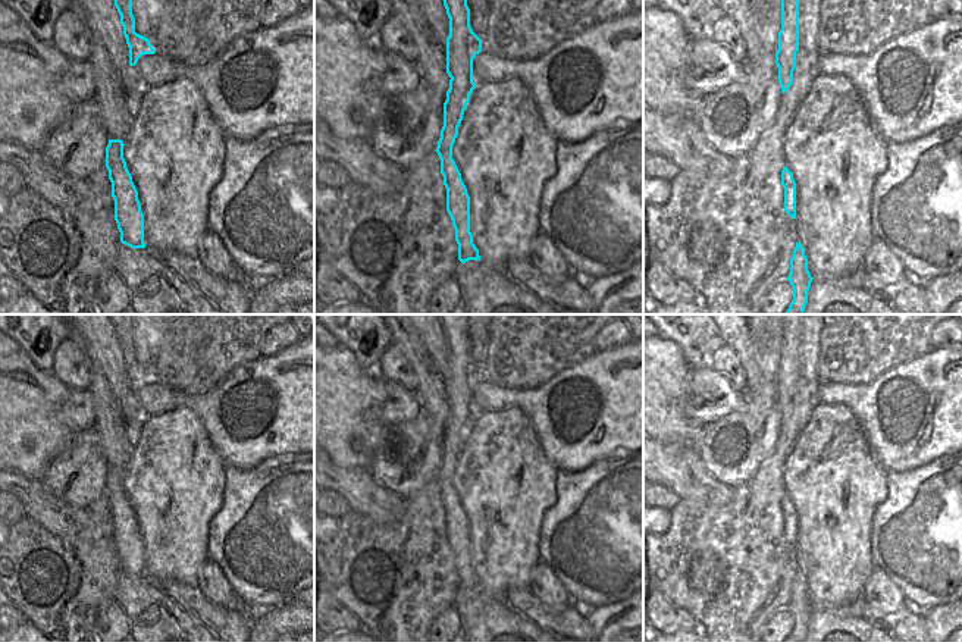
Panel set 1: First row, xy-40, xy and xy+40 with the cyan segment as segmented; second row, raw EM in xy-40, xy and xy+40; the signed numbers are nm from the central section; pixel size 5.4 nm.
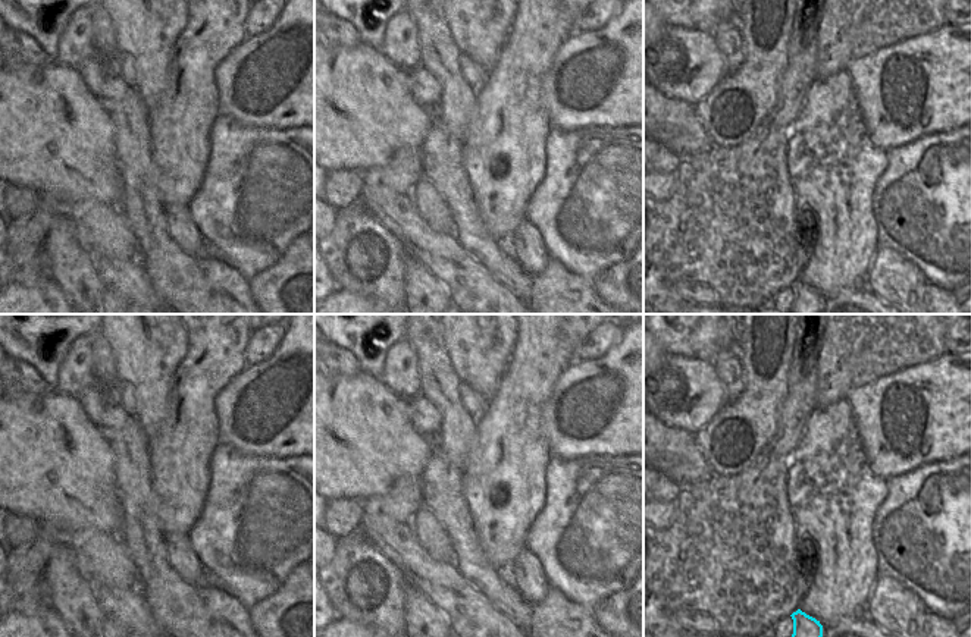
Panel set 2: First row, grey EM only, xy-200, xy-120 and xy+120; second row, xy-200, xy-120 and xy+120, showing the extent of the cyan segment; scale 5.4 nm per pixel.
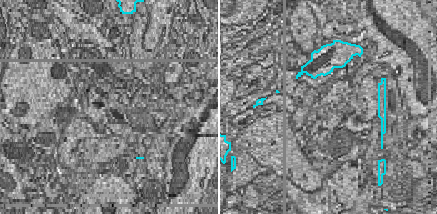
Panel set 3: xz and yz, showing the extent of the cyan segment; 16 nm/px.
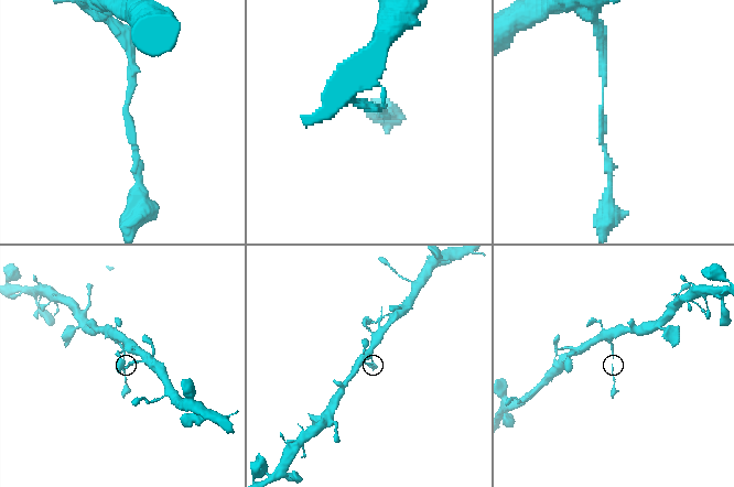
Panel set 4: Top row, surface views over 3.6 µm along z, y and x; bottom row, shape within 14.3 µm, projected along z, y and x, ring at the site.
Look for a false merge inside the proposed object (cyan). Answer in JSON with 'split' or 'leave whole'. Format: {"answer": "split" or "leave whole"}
{"answer": "split"}

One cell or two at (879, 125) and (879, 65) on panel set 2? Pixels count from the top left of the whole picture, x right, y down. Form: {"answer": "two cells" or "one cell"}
{"answer": "one cell"}

